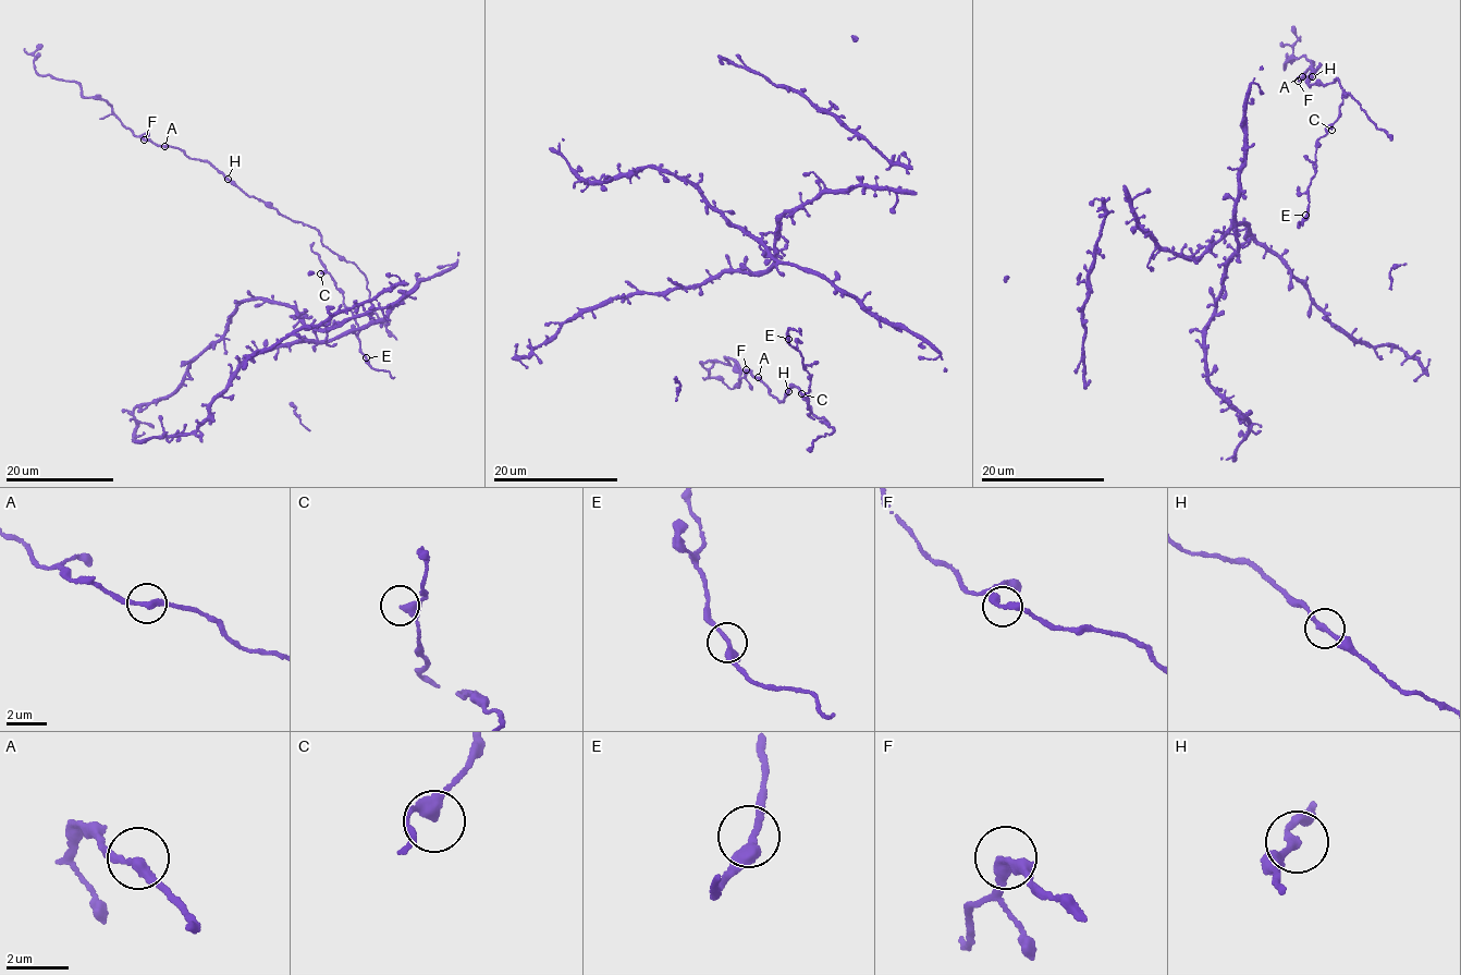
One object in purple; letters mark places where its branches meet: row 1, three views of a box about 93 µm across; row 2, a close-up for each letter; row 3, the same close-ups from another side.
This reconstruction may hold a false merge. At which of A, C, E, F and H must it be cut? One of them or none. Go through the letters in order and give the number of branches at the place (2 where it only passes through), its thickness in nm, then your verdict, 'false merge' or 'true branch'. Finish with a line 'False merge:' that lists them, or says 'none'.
A: branches 2; calibre 280 nm; true branch
C: branches 2; calibre 280 nm; true branch
E: branches 2; calibre 280 nm; true branch
F: branches 2; calibre 340 nm; true branch
H: branches 2; calibre 240 nm; true branch
False merge: none

